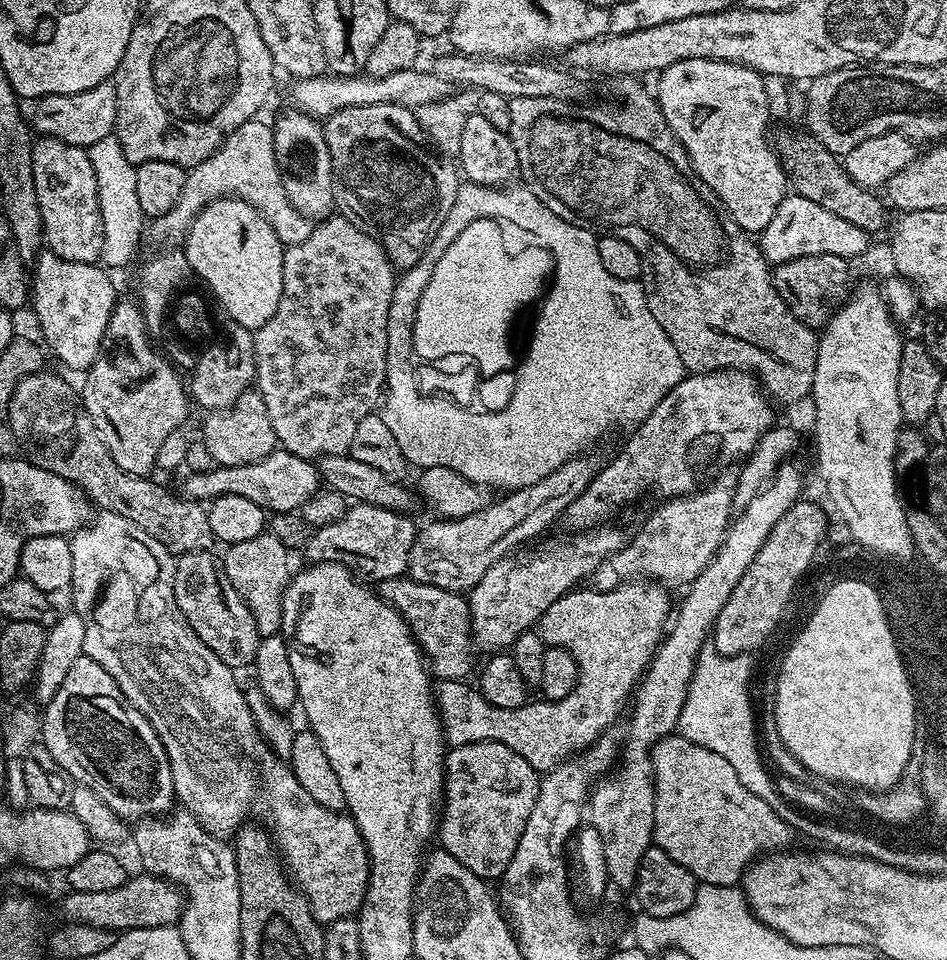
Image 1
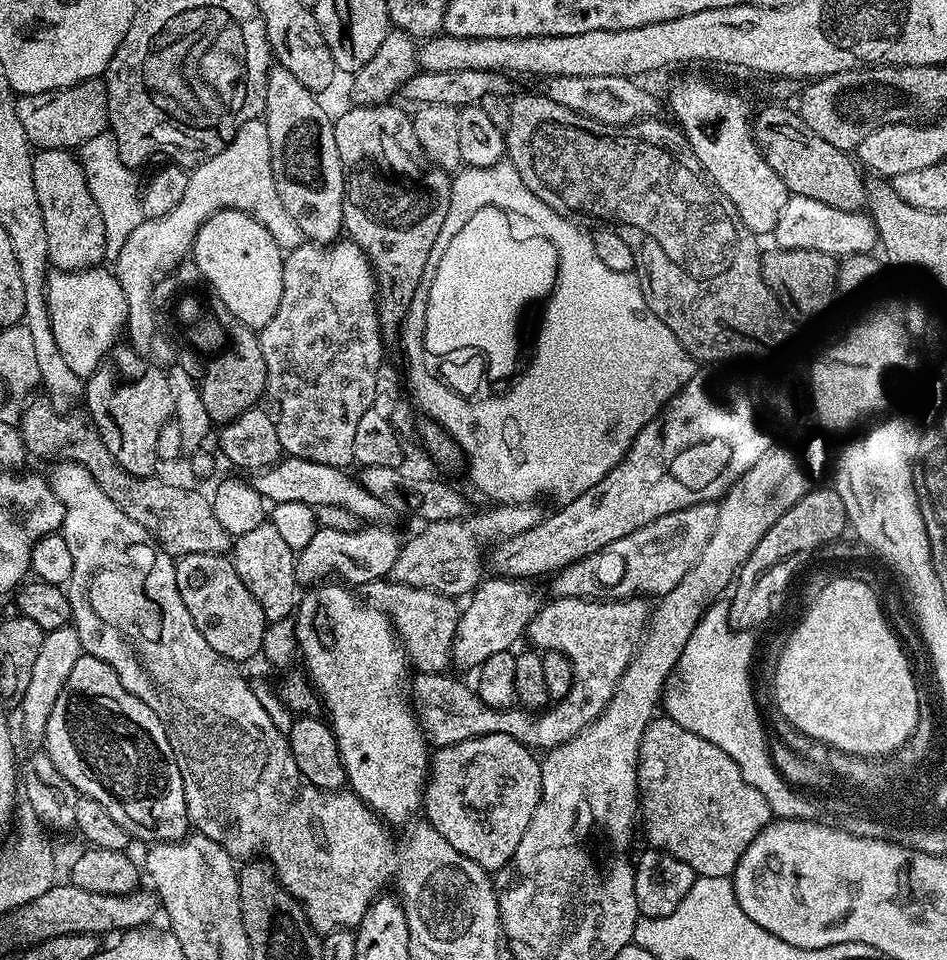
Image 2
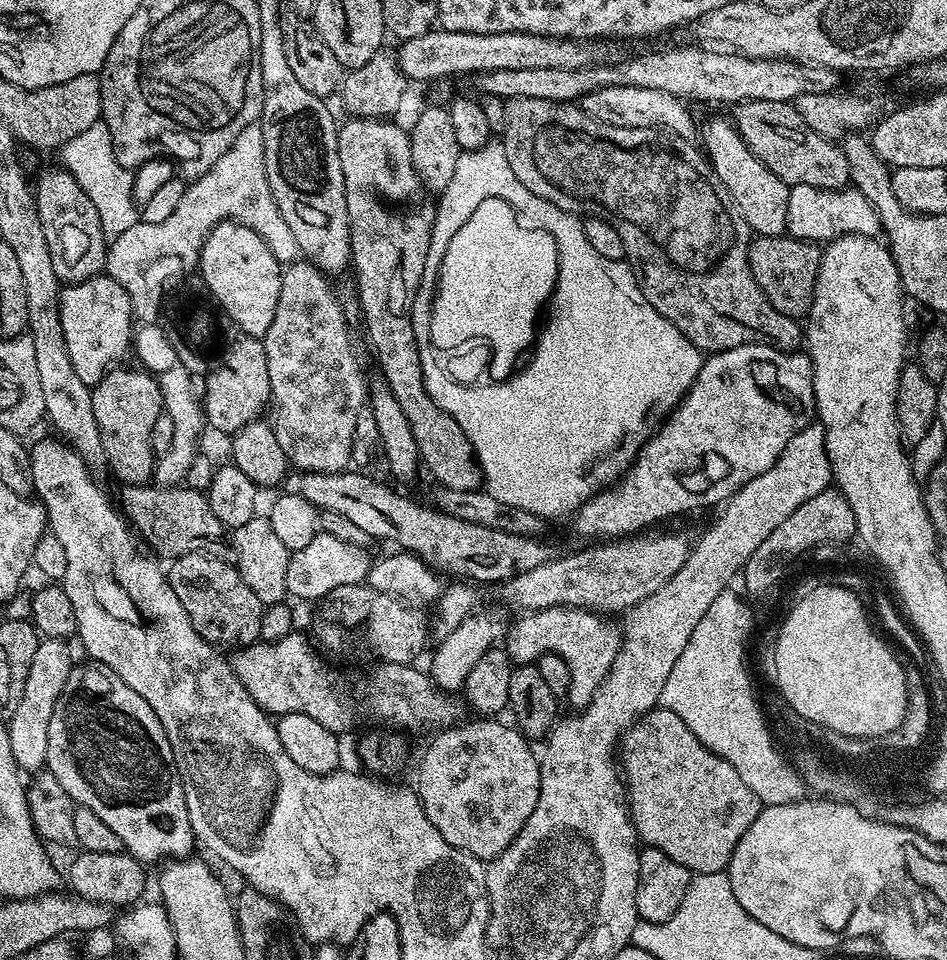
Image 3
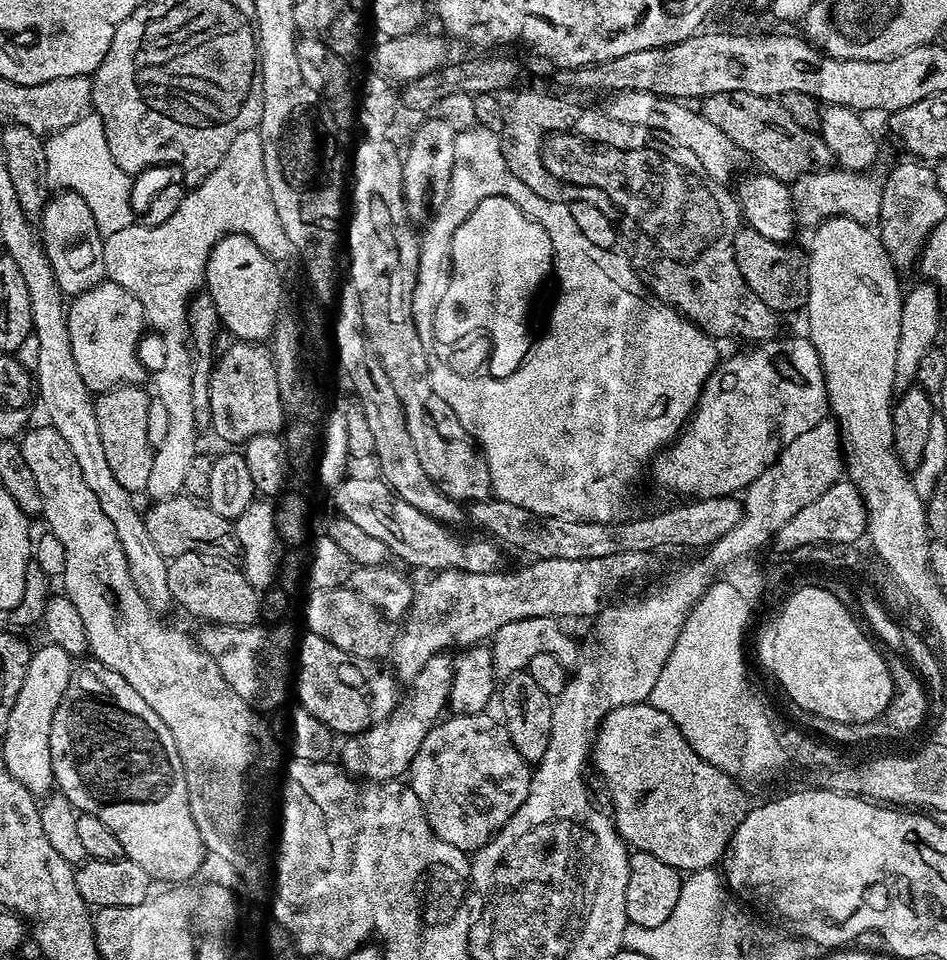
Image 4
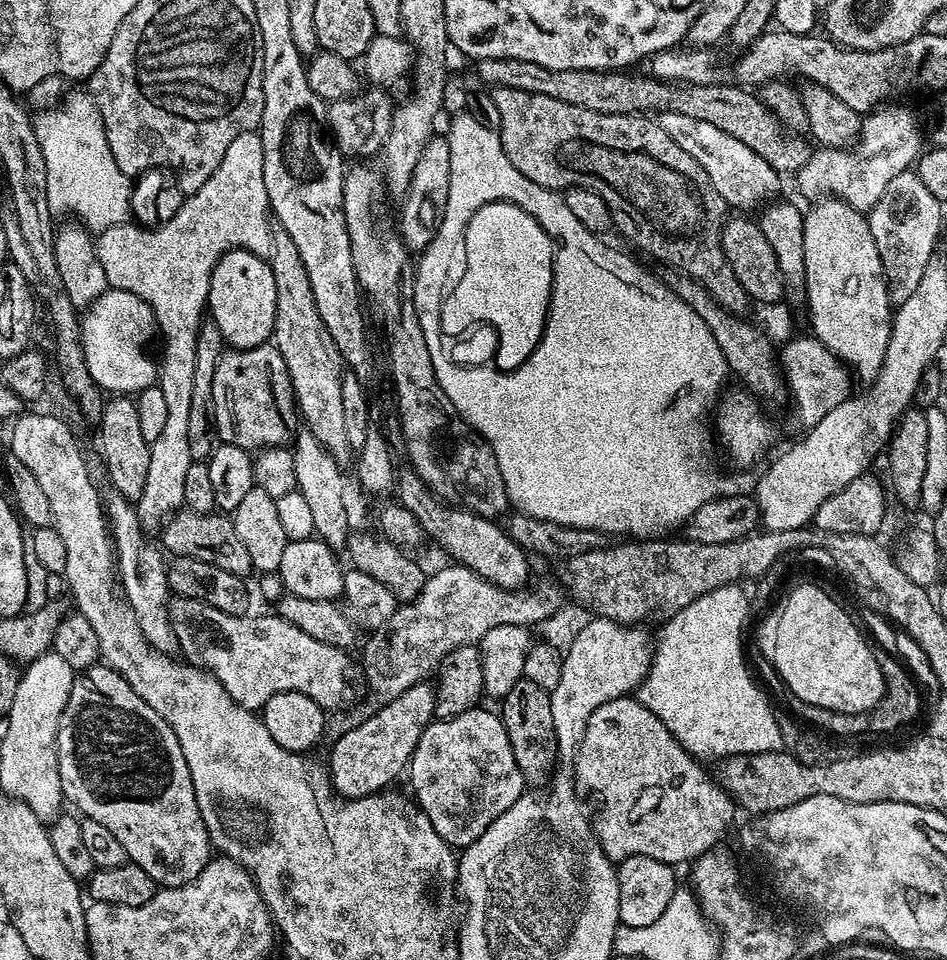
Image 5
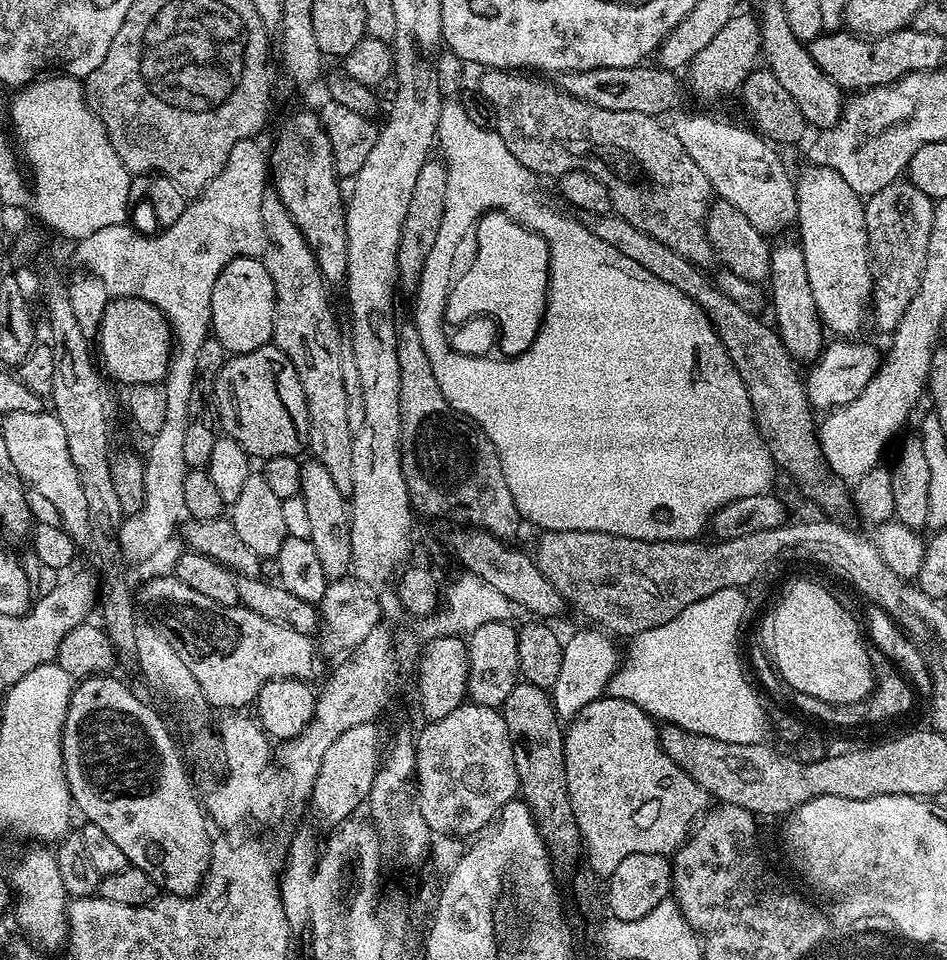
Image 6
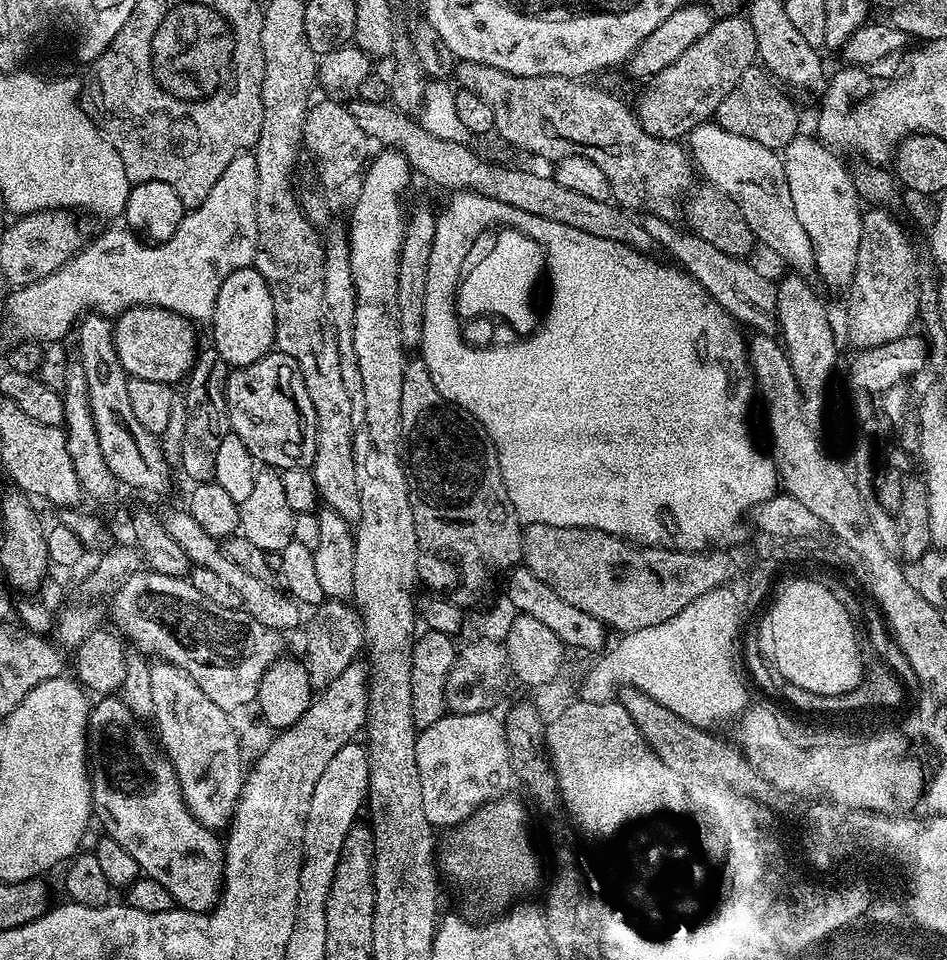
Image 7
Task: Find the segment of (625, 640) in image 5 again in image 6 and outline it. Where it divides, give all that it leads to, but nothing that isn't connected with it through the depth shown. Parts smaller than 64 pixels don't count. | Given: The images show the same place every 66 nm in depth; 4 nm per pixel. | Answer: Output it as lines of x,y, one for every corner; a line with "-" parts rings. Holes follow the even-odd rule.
592,631
596,632
576,632
569,640
563,641
562,666
558,670
558,682
554,682
550,695
557,716
564,722
571,721
587,704
605,695
608,681
616,675
622,664
621,649
619,652
603,631

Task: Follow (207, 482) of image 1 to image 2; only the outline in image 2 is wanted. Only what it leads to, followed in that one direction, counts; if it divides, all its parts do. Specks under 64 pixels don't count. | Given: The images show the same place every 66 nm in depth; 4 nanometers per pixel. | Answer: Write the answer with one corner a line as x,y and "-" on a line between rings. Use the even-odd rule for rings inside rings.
285,455
277,464
271,464
268,468
261,468
251,477
252,489
265,501
277,504
278,502
306,502
312,508
322,506
346,506
350,514
354,514
360,522
384,522
390,516
390,509
370,490
360,485
359,479
348,477
349,473
343,468
334,466
322,466
322,462
310,462
306,458

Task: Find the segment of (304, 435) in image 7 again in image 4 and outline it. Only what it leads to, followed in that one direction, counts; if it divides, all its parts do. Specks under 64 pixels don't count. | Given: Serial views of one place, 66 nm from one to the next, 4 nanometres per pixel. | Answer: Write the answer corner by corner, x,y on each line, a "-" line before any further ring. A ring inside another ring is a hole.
232,342
223,352
215,357
210,378
211,431
228,446
243,445
258,434
279,433
286,417
271,347
264,342

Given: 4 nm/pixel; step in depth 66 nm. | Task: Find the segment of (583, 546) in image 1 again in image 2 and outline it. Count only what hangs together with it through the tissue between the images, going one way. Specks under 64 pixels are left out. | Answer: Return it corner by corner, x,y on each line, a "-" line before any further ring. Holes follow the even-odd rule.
507,578
481,579
475,591
465,603
452,643
452,661
455,667
477,669
486,658
499,652
515,649
516,639
523,637
528,623
534,619
542,603
542,597
535,592
527,580

